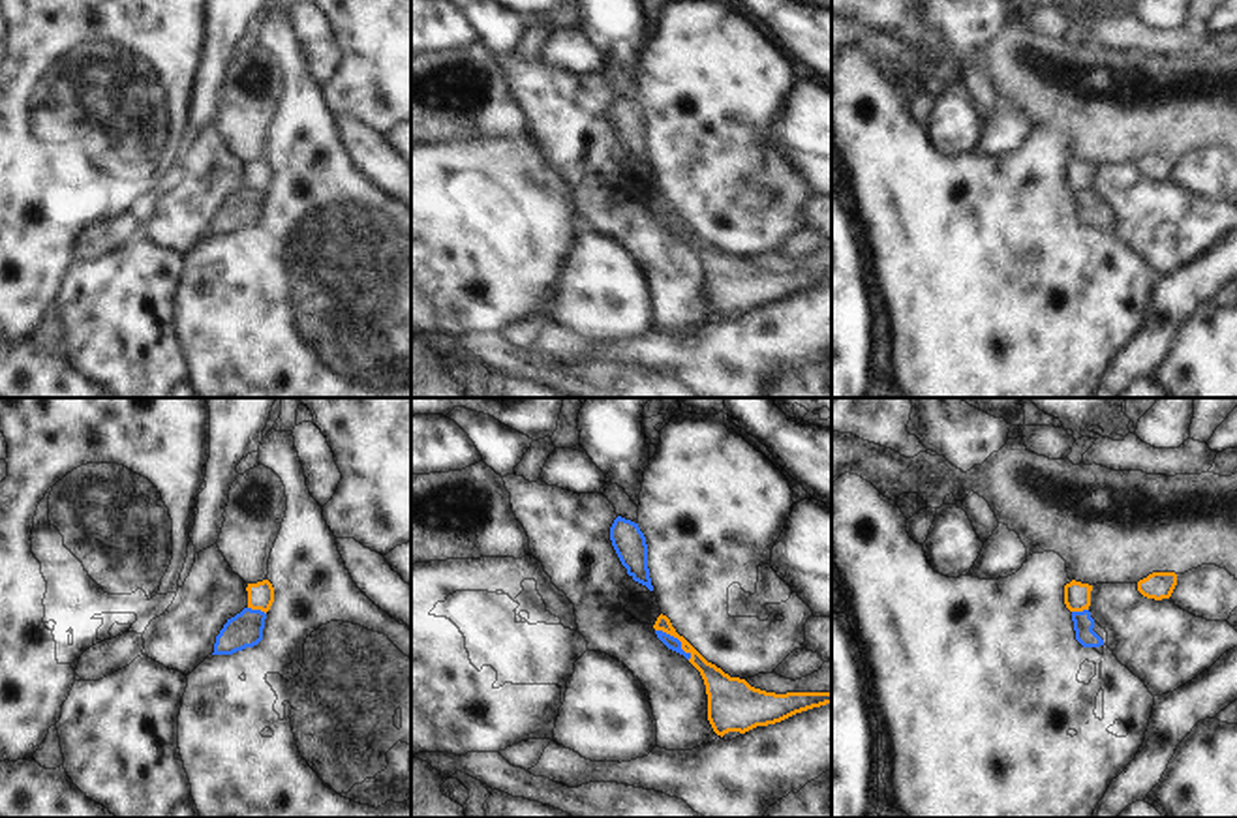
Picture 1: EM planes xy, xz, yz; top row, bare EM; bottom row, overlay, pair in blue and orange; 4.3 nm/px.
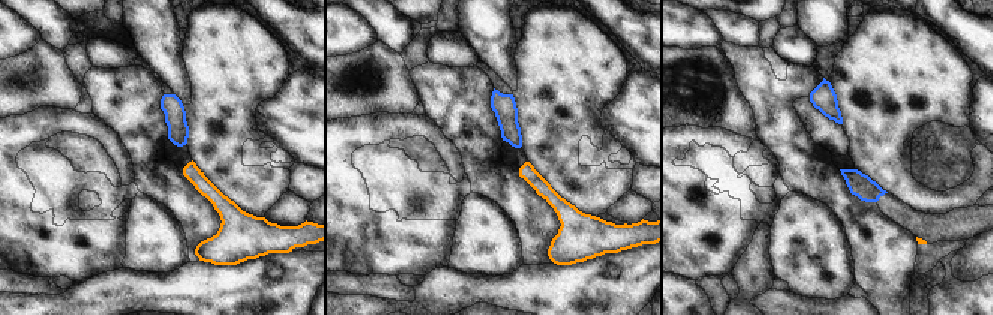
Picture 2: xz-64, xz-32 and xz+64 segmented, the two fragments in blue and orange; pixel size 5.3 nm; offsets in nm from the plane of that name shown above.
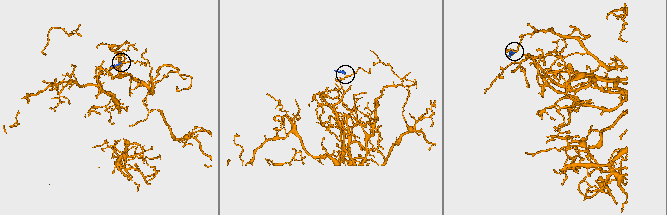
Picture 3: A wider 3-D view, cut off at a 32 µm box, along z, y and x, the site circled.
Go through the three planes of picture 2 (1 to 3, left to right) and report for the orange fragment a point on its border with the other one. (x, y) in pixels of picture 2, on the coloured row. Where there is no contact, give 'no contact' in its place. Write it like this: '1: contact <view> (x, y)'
1: no contact
2: no contact
3: no contact

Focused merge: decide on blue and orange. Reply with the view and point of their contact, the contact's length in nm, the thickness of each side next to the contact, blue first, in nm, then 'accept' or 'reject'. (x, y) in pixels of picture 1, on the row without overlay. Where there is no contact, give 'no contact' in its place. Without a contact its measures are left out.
xz (676, 218) | 200 nm | 60/100 nm | reject

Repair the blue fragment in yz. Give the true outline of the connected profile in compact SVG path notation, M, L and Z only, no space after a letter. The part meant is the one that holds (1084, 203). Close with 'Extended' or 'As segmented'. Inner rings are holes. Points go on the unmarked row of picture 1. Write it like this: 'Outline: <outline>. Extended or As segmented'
Outline: M1089 189L1072 191L1076 220L1083 227L1107 225L1107 212L1092 197Z. Extended

